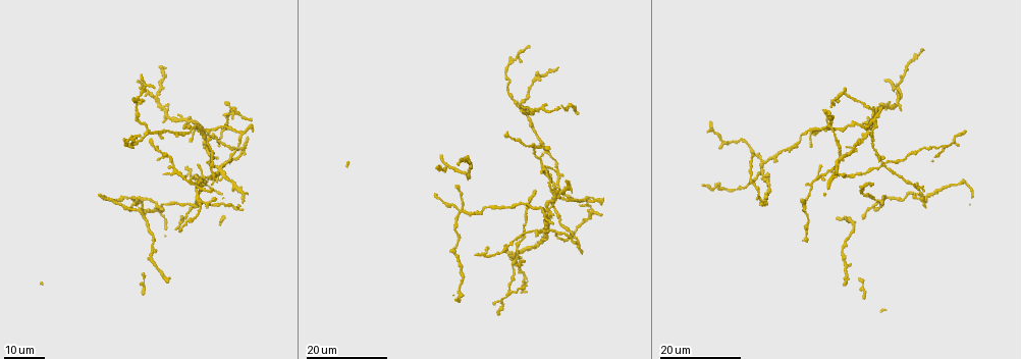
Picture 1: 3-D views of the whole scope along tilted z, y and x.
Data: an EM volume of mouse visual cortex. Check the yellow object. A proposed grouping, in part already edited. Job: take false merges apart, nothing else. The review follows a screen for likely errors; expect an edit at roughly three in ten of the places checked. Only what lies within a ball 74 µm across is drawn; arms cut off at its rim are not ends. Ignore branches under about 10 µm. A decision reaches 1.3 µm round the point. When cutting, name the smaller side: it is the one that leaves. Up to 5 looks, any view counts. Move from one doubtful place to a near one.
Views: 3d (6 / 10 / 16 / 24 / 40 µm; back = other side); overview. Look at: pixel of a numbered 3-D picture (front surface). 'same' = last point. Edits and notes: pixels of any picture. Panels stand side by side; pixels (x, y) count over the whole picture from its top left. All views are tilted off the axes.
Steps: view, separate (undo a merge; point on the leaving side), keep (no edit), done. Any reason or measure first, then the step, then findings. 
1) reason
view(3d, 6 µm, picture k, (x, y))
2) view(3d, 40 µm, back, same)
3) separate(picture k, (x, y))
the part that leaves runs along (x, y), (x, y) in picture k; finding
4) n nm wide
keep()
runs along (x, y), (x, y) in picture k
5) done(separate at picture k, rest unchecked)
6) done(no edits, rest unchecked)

three arms meet
view(3d, 16 µm, picture 1, (524, 229))

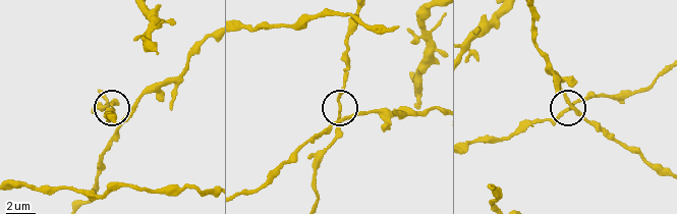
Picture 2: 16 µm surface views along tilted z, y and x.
zoom in
view(3d, 10 µm, picture 2, (337, 106))

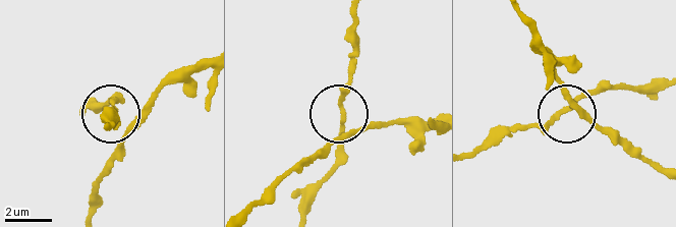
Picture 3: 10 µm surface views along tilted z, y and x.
side arm 39 µm
keep()
runs along (522, 16), (572, 103), (569, 109), (583, 97), (614, 86) in picture 3; all the same neuron

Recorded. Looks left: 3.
a fork
view(3d, 24 µm, picture 1, (824, 126))

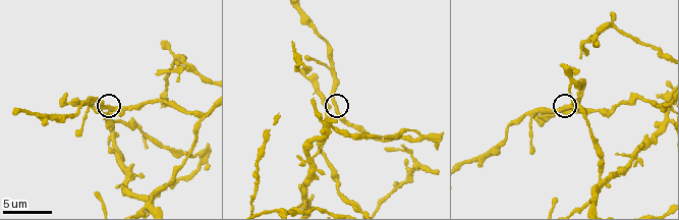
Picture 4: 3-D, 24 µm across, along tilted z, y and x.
view(3d, 10 µm, picture 4, (335, 103))

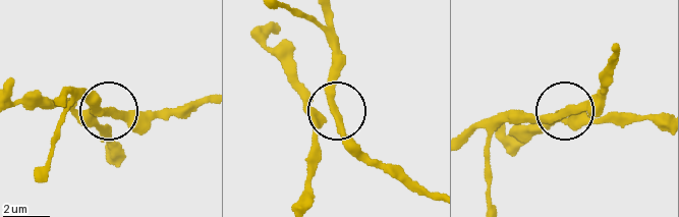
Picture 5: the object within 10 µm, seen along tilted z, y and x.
side arm 67 µm
keep()
runs along (303, 205), (315, 125), (336, 109), (332, 32) in picture 5; one neuron here

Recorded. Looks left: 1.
done(no edits, rest unchecked)

